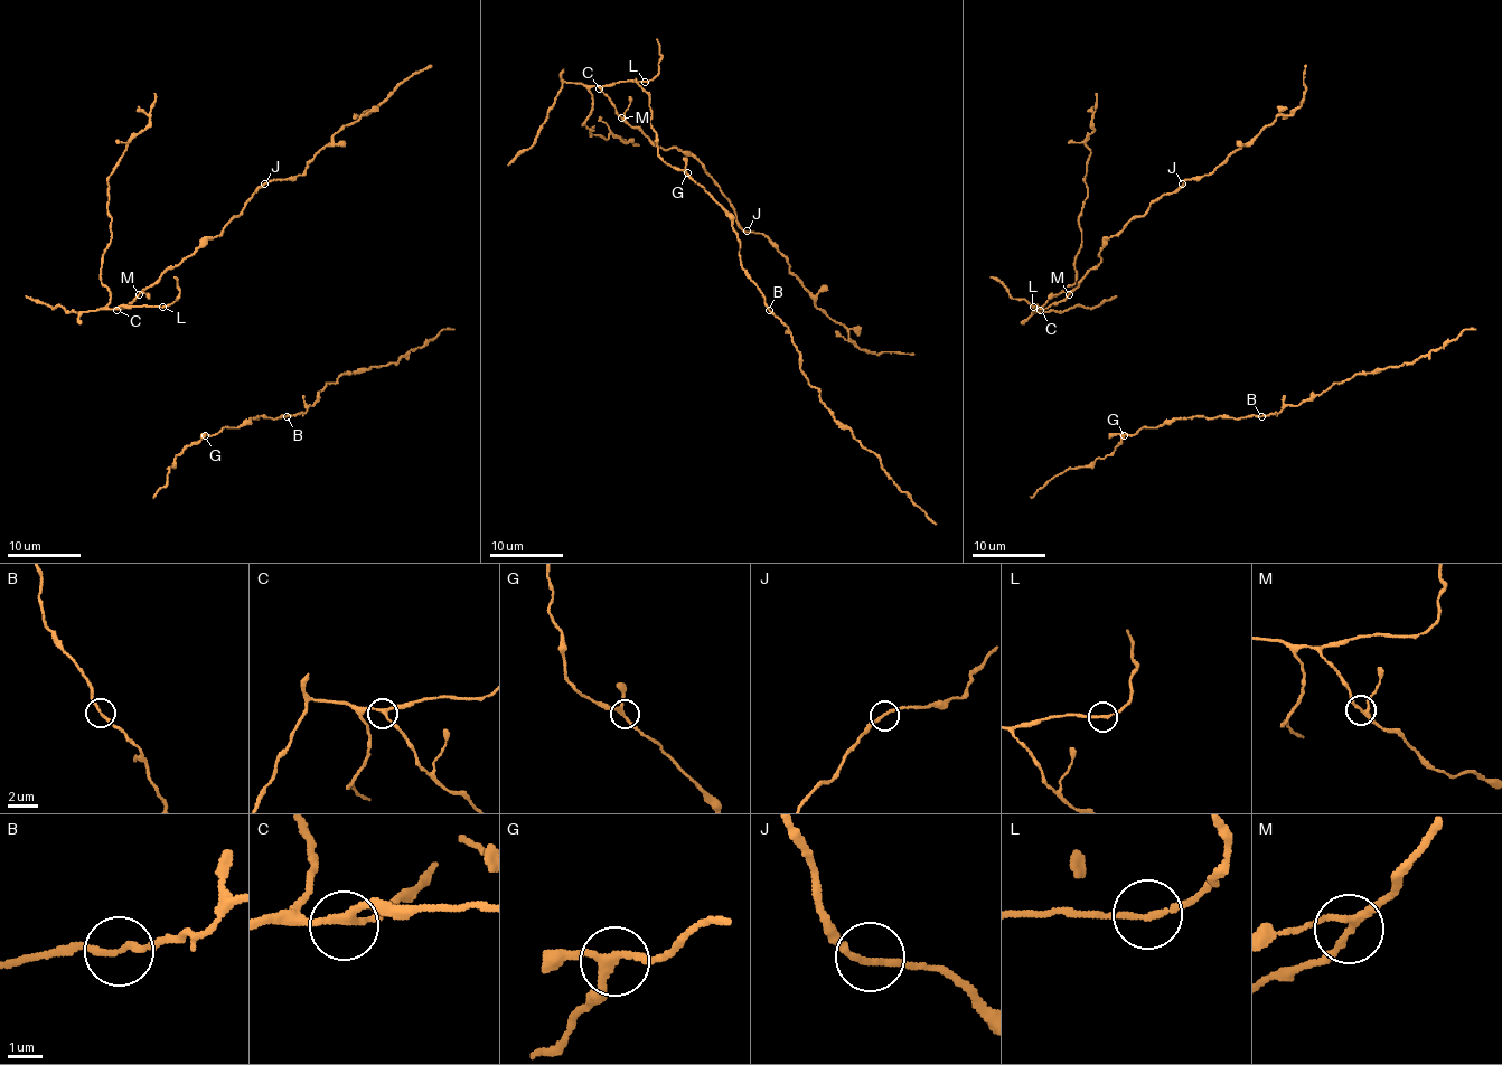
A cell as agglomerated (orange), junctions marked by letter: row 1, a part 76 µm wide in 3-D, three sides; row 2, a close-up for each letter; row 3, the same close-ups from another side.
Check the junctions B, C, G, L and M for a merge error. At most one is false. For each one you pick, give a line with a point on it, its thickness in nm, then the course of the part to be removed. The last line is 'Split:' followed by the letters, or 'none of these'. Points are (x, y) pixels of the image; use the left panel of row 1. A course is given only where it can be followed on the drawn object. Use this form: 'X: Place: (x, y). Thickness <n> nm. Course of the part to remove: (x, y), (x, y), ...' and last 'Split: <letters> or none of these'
Split: none of these

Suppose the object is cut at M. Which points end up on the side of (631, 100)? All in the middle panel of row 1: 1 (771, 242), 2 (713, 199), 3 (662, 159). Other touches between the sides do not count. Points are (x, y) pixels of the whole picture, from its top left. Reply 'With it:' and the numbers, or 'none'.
With it: 1

